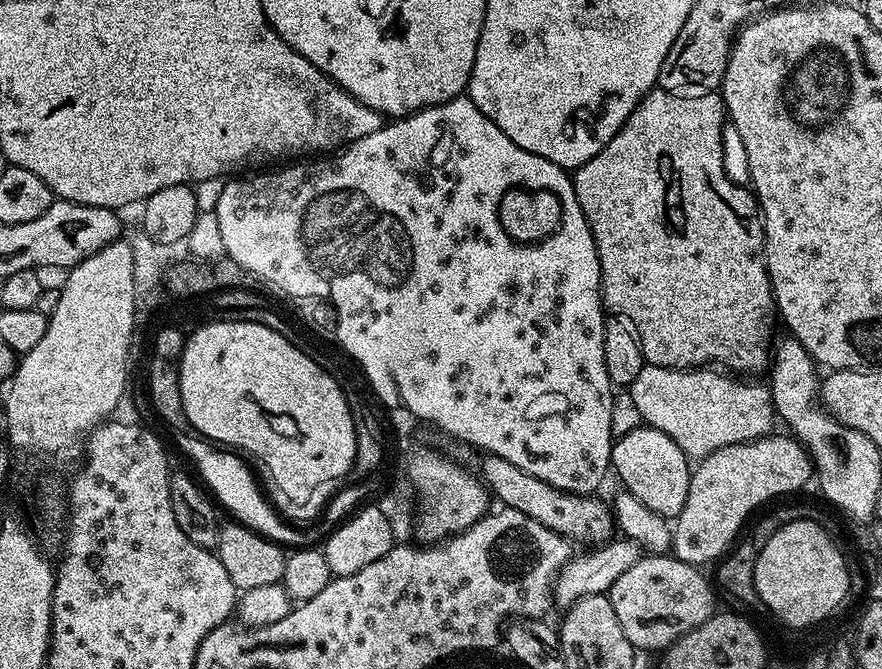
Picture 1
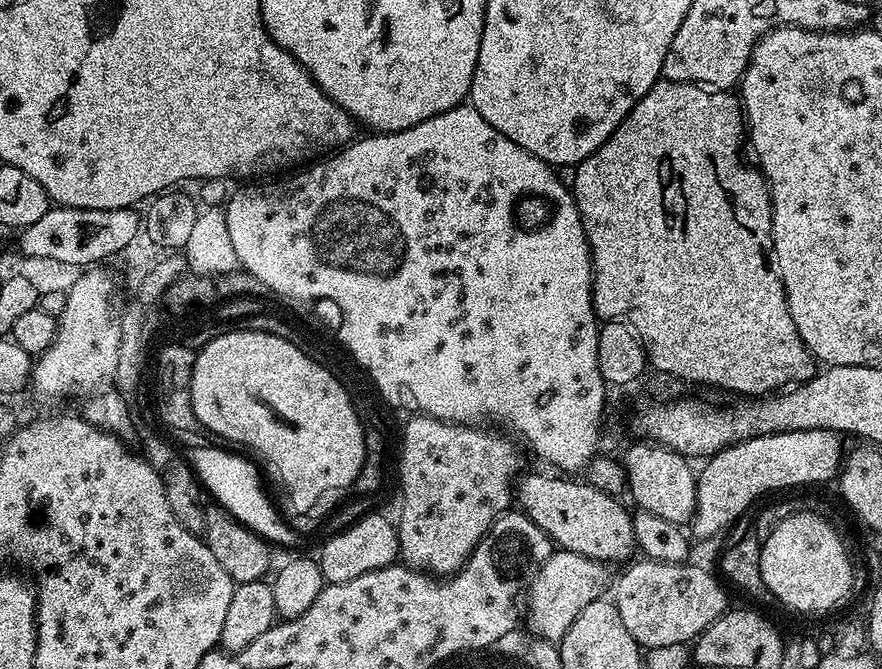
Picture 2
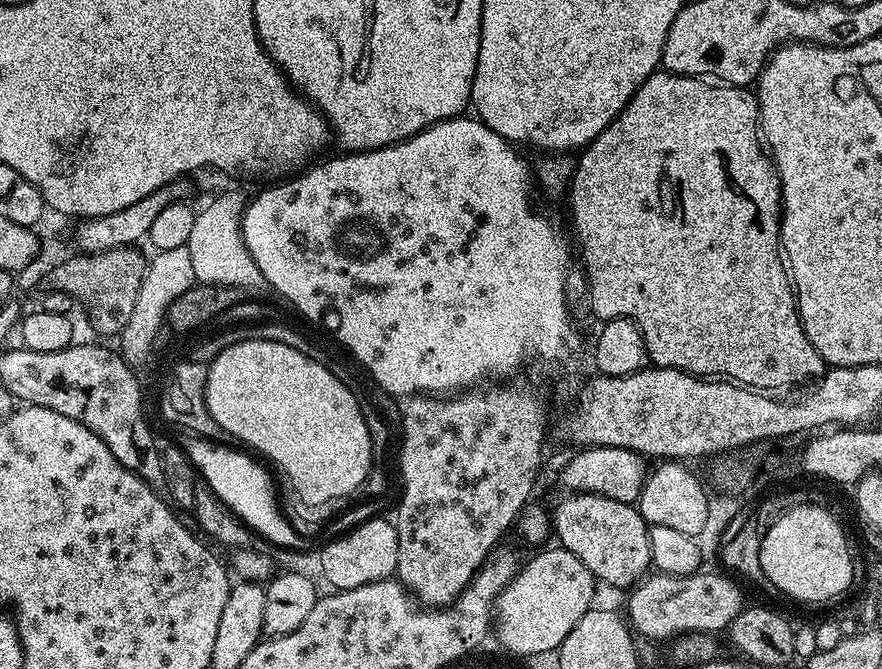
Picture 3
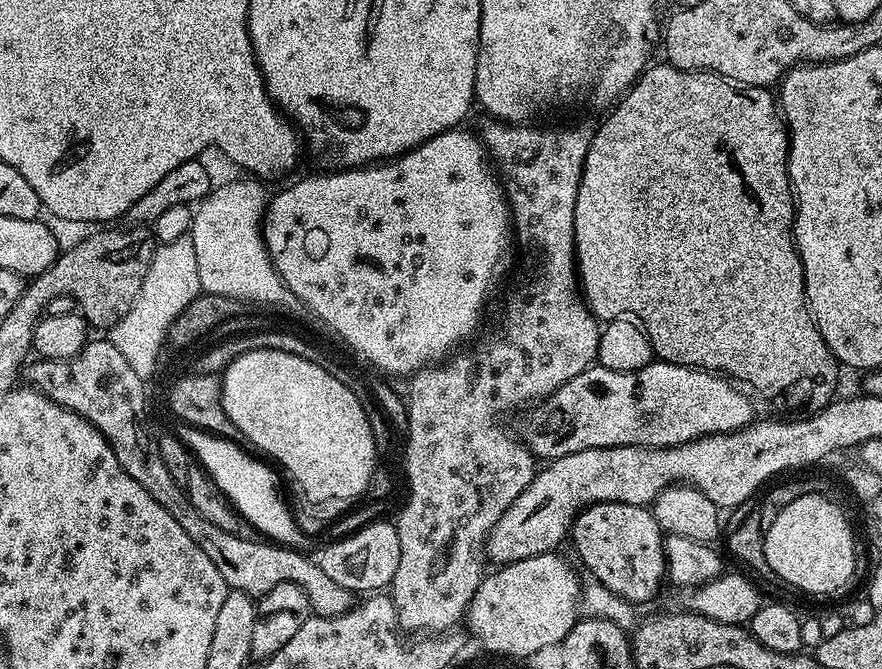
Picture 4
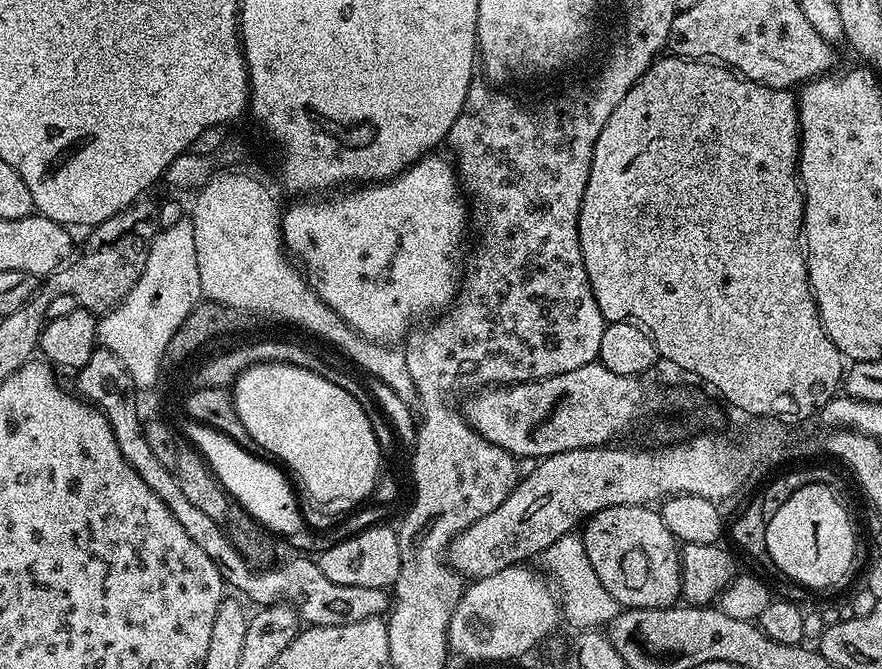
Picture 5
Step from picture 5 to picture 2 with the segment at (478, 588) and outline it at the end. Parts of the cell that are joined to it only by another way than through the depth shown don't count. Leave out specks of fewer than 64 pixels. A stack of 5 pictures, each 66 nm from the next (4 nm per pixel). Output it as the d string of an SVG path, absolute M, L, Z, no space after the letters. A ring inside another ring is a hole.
M563 550L553 551L552 556L546 561L530 581L530 594L527 602L532 605L532 626L545 636L564 637L566 630L574 626L574 618L590 606L590 602L601 599L604 592L609 591L609 569L599 560L591 560L582 554L574 554Z

